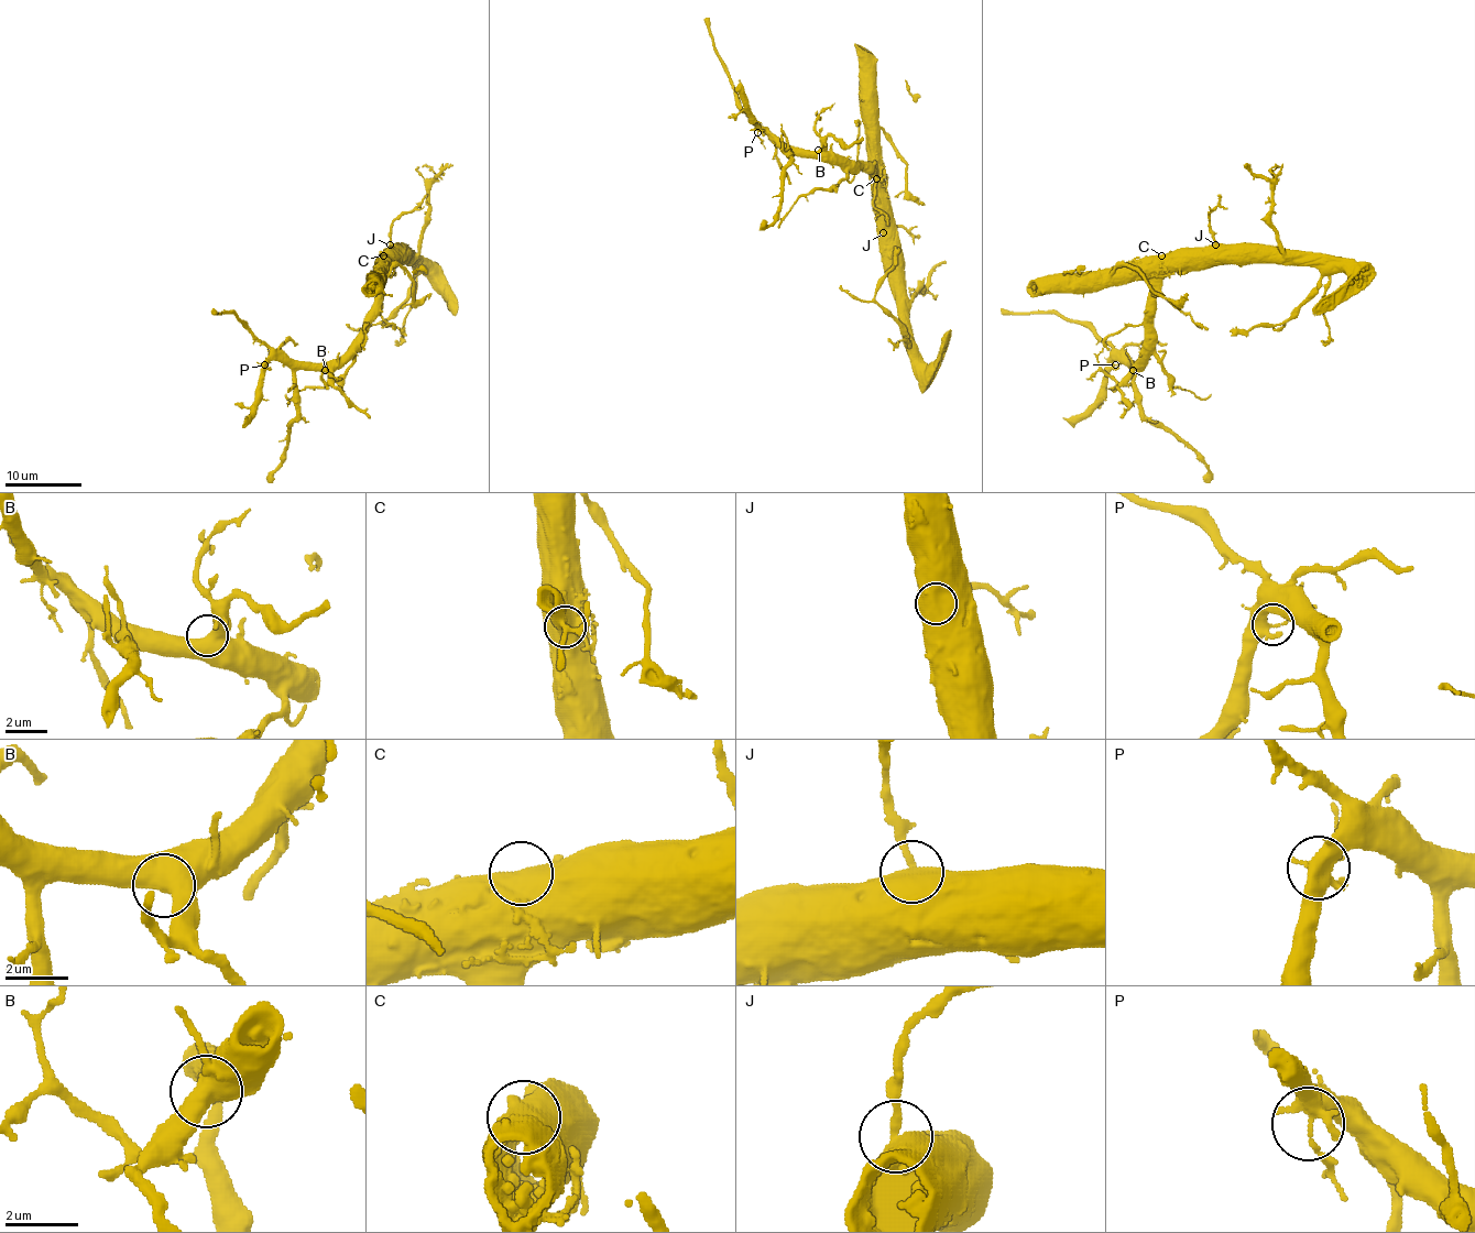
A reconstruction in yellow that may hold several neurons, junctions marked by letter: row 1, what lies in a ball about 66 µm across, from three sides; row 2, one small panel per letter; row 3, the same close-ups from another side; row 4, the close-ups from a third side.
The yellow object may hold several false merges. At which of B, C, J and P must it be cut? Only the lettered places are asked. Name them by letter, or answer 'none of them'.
none of them

